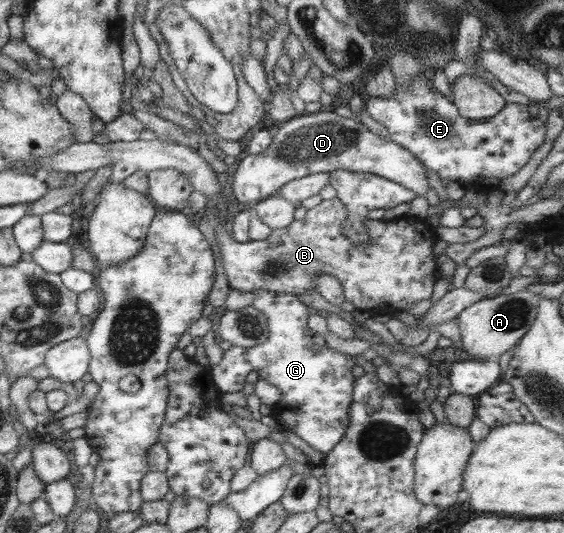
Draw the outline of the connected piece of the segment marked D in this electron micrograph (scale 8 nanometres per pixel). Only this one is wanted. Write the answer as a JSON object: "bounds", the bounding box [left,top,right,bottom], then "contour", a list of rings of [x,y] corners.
{"bounds":[230,111,429,207],"contour":[[[333,111],[296,115],[276,129],[272,144],[264,152],[242,154],[230,170],[231,194],[246,207],[270,197],[289,180],[335,170],[370,172],[399,183],[415,196],[424,196],[429,187],[424,168],[405,148],[372,134],[362,123],[340,118]]]}

